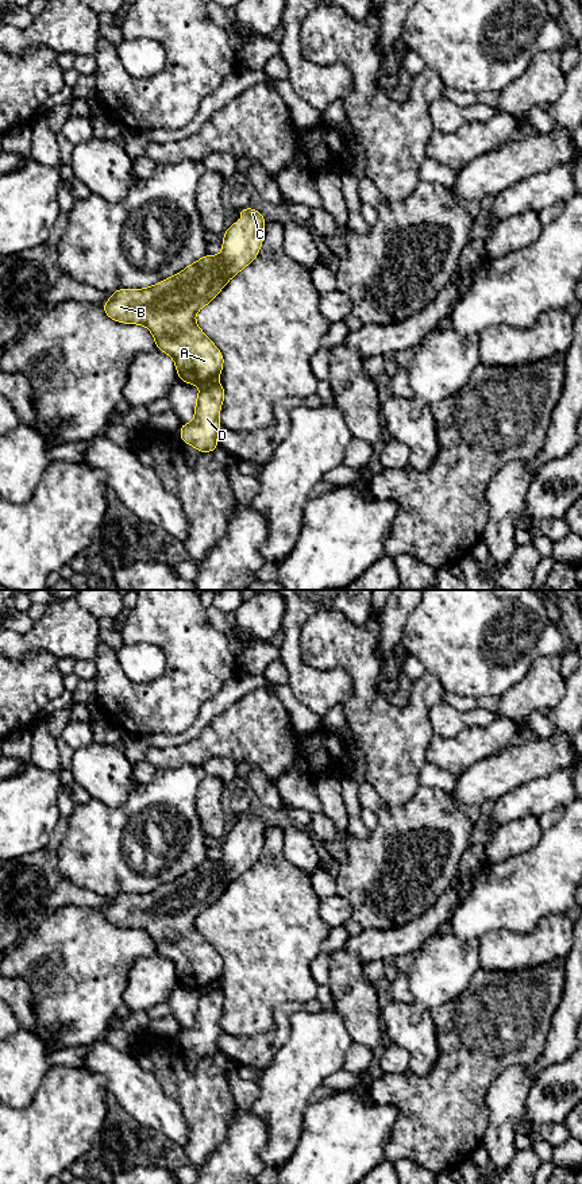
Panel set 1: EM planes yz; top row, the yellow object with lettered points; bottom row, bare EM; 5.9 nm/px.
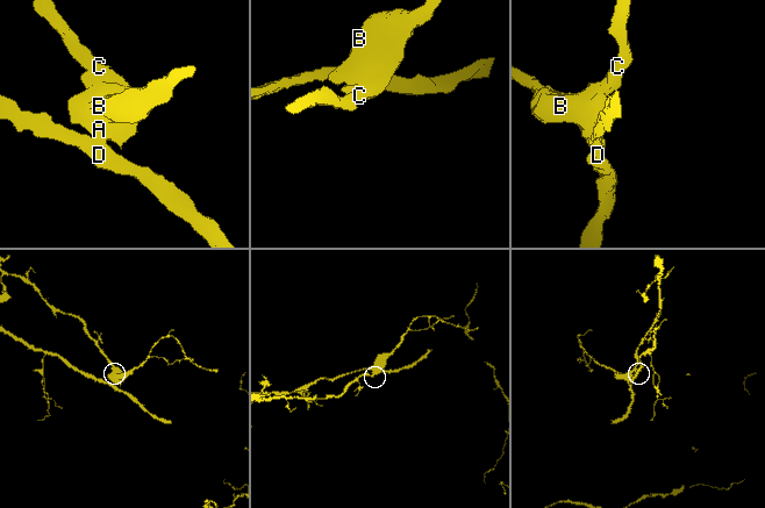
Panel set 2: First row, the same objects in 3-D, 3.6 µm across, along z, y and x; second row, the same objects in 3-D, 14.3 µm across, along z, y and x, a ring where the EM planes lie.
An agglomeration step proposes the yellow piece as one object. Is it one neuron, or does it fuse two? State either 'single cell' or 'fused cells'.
fused cells

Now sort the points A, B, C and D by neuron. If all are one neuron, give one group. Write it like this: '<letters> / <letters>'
A B C / D

